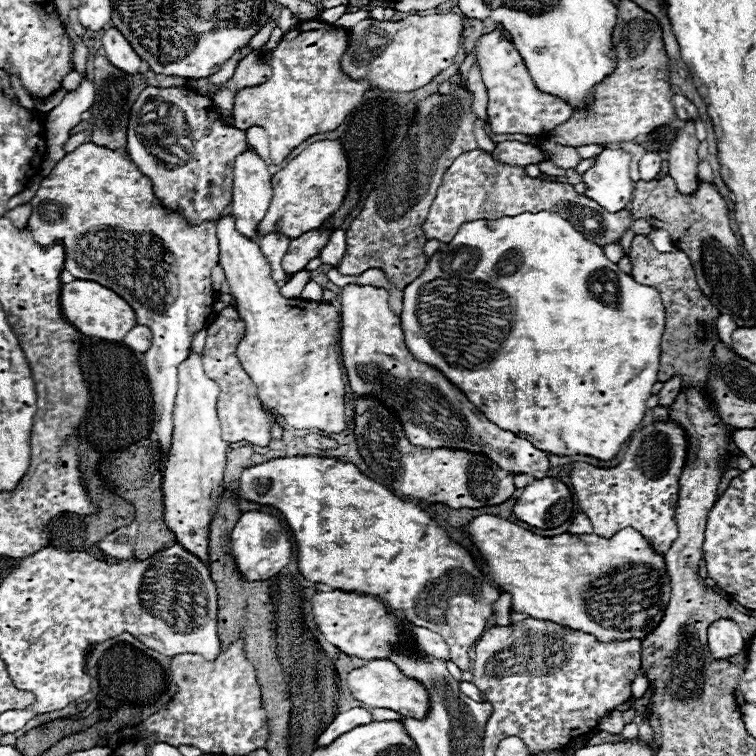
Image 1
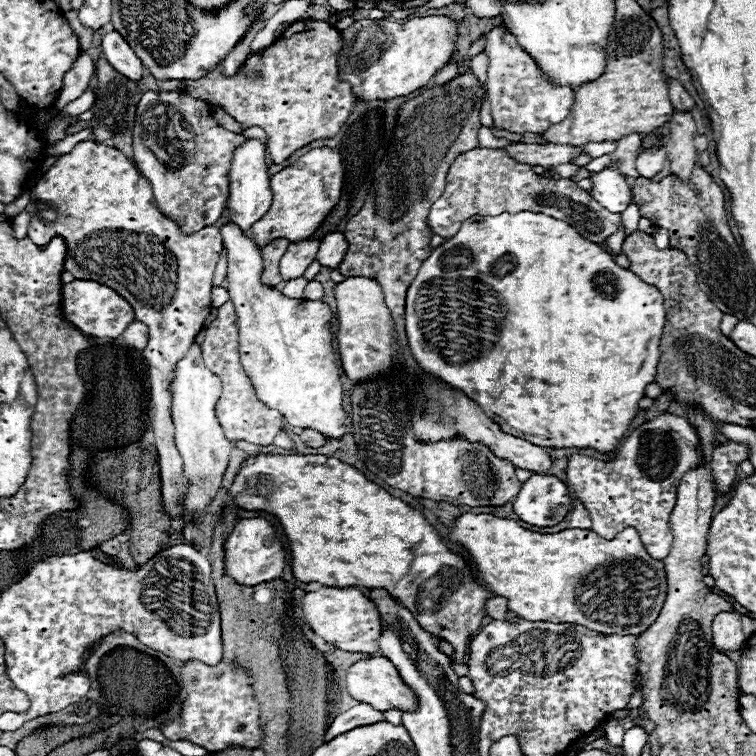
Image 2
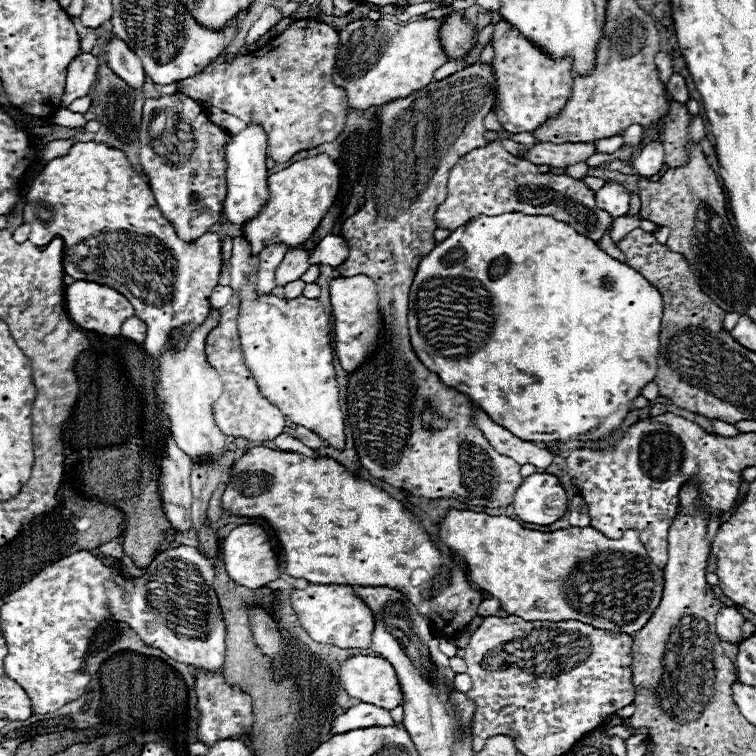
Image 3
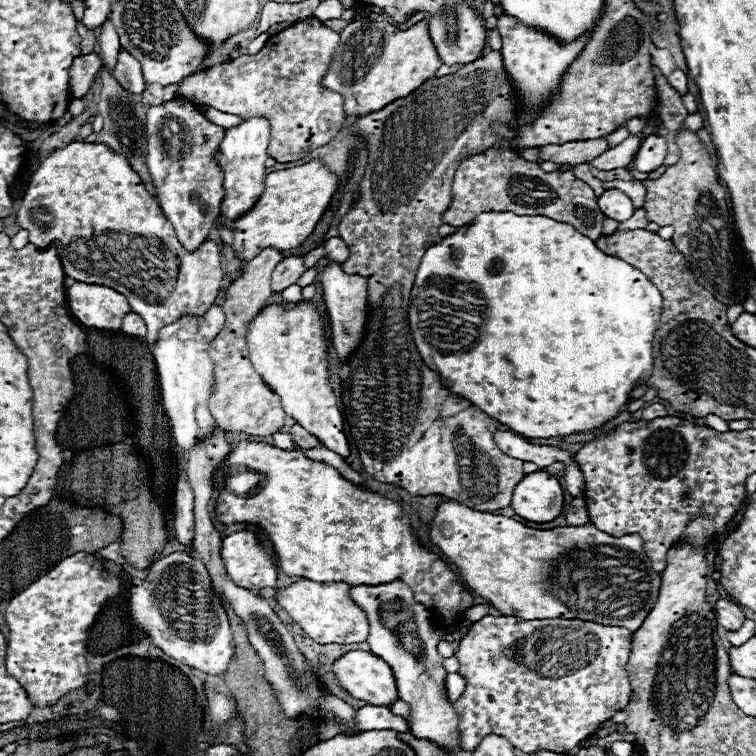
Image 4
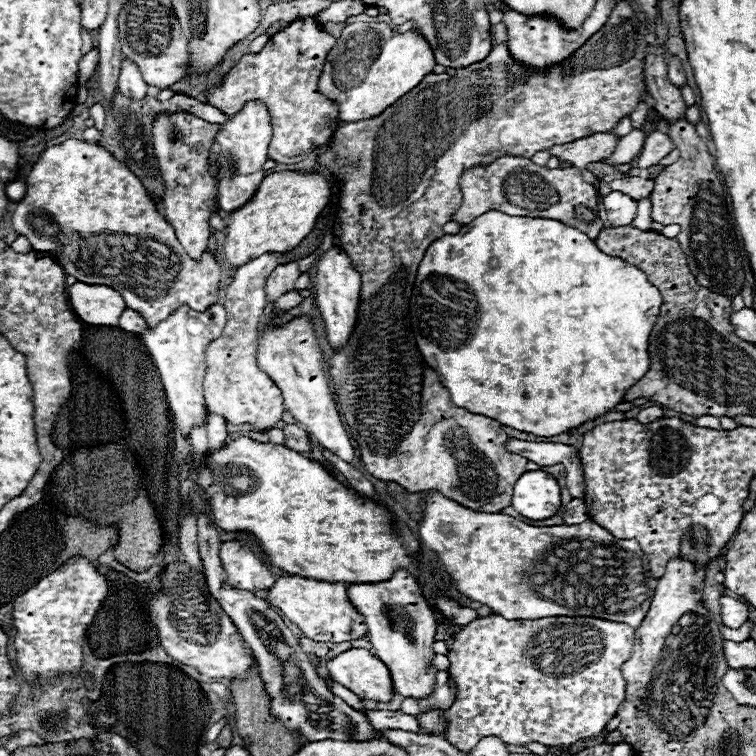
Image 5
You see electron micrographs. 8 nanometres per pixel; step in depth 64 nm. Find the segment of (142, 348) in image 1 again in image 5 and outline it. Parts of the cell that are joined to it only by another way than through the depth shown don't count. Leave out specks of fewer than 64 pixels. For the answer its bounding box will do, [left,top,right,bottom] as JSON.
[118,308,146,334]

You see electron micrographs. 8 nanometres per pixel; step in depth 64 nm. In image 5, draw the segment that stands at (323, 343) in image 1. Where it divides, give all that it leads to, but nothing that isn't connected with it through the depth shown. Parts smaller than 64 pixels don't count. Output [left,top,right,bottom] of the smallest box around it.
[258,316,354,464]

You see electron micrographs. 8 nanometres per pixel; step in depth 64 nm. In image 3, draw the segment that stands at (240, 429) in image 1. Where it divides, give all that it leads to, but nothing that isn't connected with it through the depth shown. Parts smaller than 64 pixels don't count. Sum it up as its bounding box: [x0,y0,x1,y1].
[206,294,286,442]

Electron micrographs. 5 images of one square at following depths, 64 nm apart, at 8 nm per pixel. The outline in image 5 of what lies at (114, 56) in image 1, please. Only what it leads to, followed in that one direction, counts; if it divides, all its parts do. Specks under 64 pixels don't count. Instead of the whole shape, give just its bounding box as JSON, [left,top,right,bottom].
[118,58,148,100]

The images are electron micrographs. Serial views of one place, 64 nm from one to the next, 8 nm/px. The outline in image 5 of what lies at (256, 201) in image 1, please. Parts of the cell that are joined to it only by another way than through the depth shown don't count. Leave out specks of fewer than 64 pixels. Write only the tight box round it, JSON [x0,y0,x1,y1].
[210,100,272,212]

